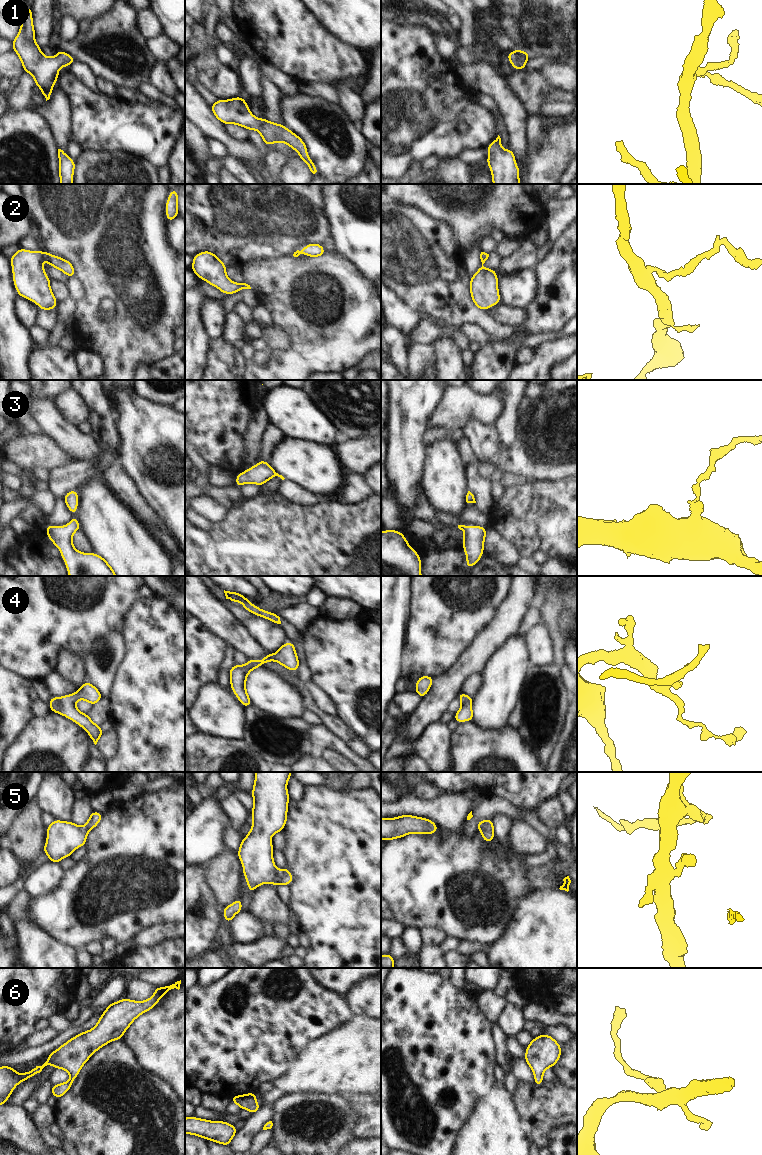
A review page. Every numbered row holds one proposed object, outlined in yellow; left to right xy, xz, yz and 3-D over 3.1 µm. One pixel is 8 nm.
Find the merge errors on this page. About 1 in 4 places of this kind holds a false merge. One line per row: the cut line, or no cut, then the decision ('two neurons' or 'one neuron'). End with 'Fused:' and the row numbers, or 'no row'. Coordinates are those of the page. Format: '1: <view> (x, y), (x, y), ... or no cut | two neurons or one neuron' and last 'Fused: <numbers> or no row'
1: no cut | one neuron
2: no cut | one neuron
3: no cut | one neuron
4: no cut | one neuron
5: no cut | one neuron
6: no cut | one neuron
Fused: no row

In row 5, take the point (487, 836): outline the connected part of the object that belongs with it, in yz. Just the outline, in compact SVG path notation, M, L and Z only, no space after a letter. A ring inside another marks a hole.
M491 819L478 821L477 828L479 829L485 842L489 843L494 839L494 825Z

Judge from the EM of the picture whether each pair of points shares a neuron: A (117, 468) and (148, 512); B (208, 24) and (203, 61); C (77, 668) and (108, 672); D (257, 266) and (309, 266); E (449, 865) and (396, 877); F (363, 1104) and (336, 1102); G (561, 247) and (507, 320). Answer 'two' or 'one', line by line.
A: one
B: two
C: two
D: one
E: one
F: two
G: two

